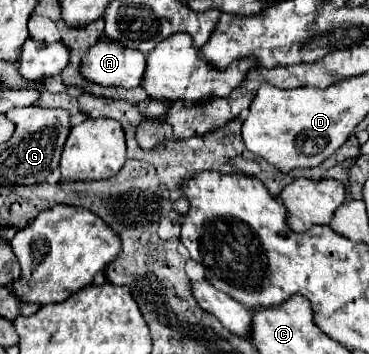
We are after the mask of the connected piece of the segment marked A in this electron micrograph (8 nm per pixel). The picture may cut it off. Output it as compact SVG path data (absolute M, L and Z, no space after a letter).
M99 41L81 63L81 75L99 85L141 85L147 61L143 53L131 51L115 41Z

